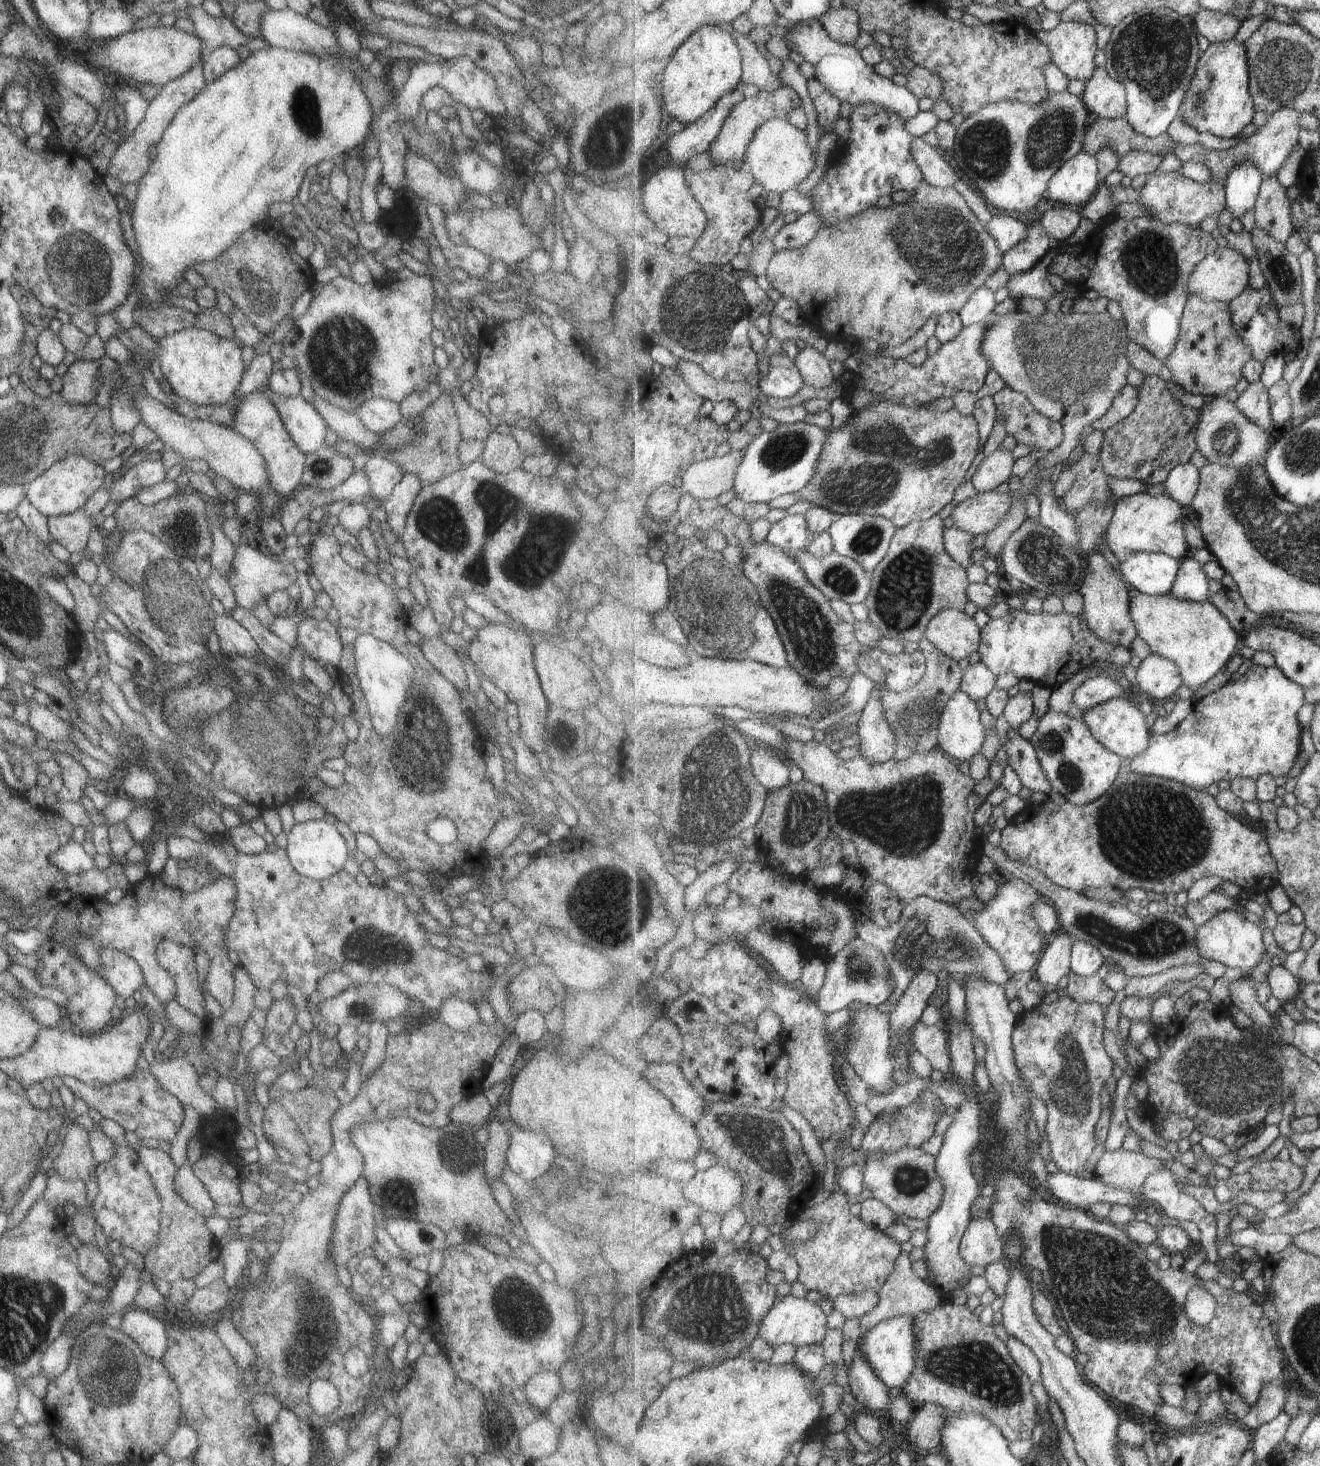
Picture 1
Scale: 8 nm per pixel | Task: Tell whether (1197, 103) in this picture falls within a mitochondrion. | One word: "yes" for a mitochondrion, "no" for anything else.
yes

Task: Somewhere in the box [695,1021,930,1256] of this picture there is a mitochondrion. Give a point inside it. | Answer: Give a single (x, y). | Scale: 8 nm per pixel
(768, 1139)

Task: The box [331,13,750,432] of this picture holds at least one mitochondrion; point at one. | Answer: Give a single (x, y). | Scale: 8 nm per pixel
(700, 310)

